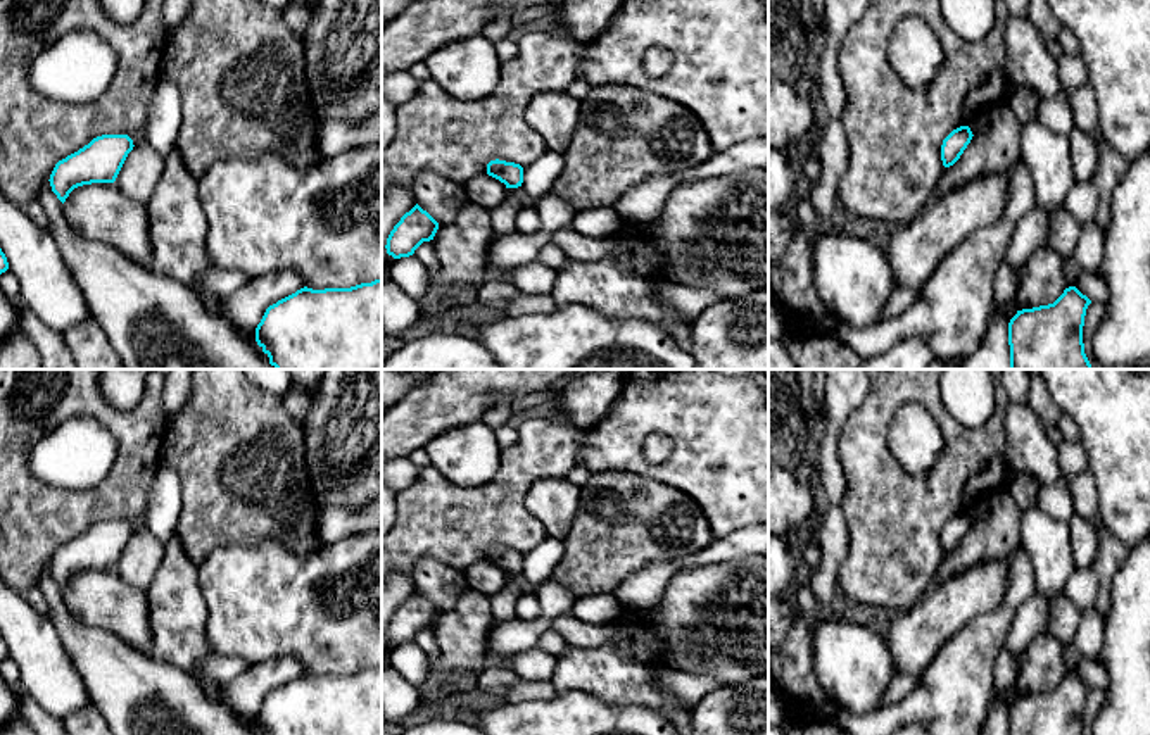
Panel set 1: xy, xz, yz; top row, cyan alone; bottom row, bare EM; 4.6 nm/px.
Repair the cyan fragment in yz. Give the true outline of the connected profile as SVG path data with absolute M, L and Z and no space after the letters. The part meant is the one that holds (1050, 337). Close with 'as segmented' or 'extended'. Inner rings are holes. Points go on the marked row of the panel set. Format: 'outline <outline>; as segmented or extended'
outline M1069 286L1053 304L1017 311L1008 323L1010 369L1093 369L1083 343L1090 304Z; as segmented

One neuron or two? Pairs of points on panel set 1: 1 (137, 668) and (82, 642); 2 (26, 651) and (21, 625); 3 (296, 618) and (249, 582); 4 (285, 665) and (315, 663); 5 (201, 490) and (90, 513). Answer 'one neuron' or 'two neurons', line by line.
1: one neuron
2: one neuron
3: one neuron
4: two neurons
5: two neurons

